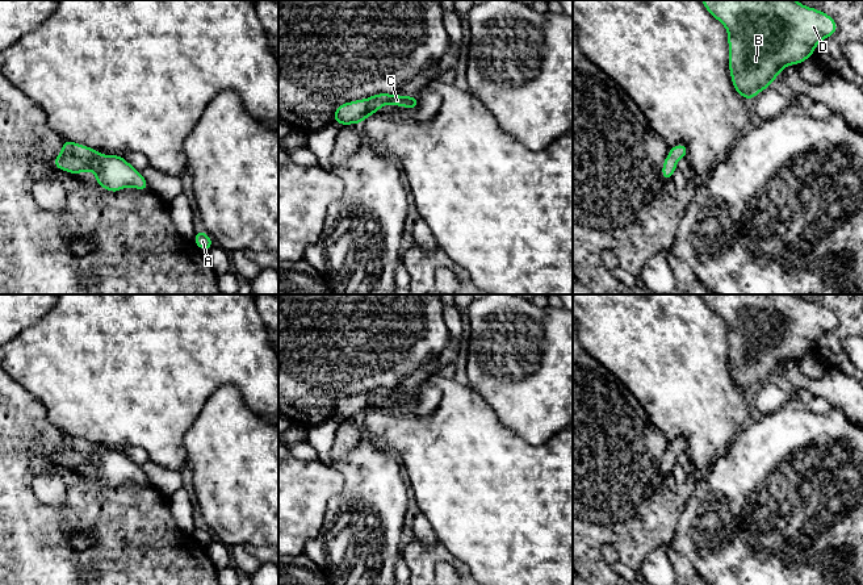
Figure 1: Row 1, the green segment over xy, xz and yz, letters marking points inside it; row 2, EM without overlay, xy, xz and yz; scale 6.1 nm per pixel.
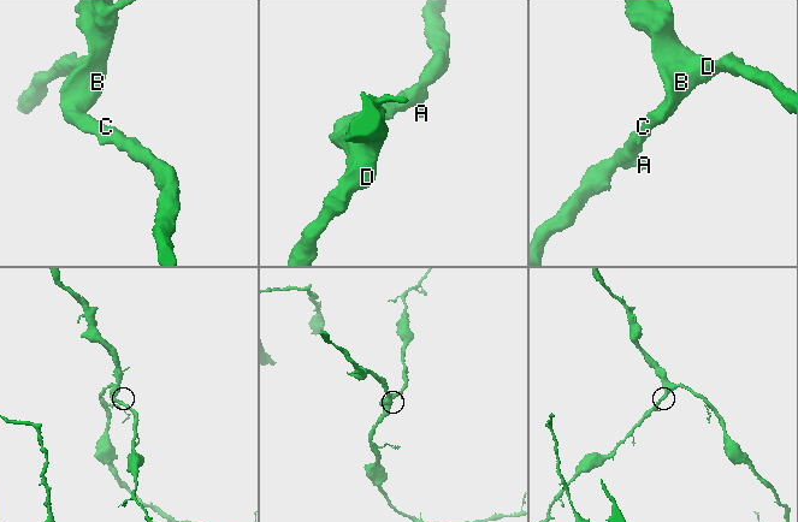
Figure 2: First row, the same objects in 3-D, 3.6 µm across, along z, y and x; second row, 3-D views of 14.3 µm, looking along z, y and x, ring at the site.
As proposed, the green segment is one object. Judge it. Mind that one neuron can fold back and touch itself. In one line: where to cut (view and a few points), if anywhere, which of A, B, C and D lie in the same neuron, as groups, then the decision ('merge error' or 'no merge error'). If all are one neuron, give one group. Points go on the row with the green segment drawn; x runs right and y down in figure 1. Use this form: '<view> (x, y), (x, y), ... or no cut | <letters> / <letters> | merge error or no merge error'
no cut | A B C D | no merge error

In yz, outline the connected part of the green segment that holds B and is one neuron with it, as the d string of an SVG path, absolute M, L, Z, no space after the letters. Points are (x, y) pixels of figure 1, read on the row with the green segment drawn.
M701 0L711 16L728 32L729 72L734 91L753 100L788 66L813 57L818 42L838 30L835 20L796 0Z

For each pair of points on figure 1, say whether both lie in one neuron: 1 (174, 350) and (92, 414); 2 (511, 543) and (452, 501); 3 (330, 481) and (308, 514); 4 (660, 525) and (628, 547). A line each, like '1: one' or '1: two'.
1: one
2: one
3: one
4: one

